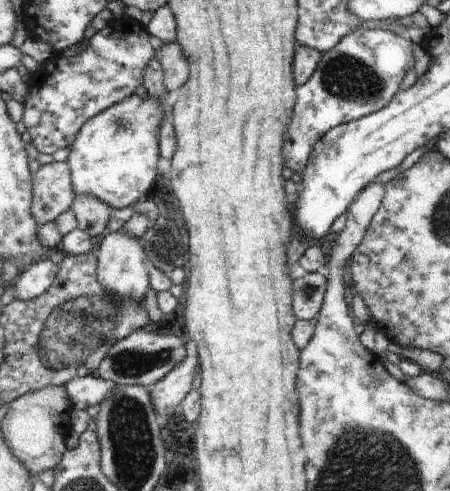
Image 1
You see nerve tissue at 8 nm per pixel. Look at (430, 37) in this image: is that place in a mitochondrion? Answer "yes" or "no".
no

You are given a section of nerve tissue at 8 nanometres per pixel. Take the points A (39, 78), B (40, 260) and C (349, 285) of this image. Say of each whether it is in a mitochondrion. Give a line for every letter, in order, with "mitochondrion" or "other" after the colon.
A: other
B: other
C: other

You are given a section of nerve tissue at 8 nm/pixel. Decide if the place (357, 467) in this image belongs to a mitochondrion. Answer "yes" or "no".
yes

